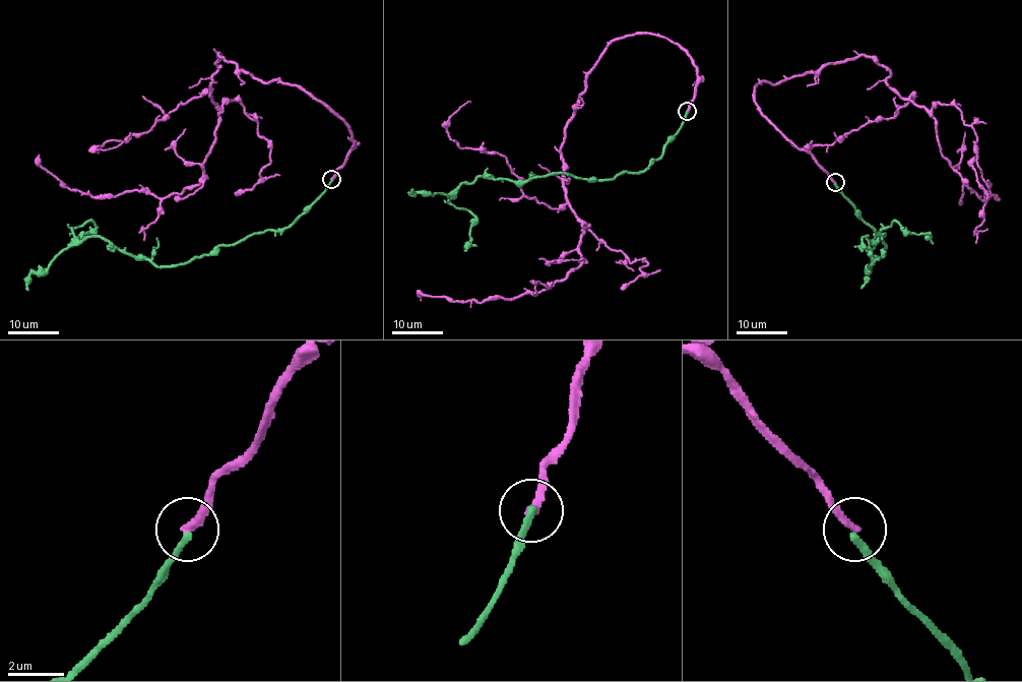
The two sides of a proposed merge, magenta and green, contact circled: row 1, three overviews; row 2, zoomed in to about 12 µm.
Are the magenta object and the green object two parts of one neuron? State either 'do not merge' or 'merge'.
do not merge

